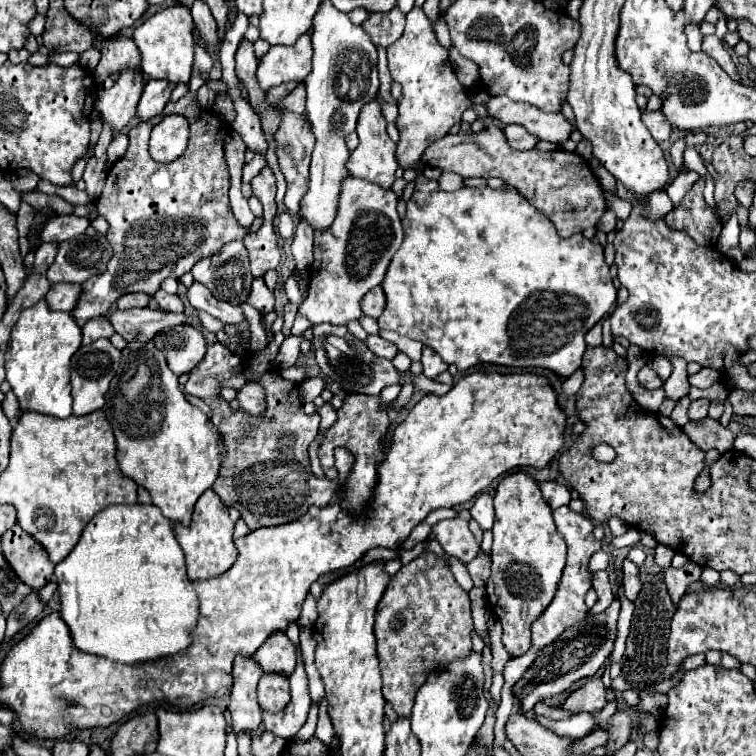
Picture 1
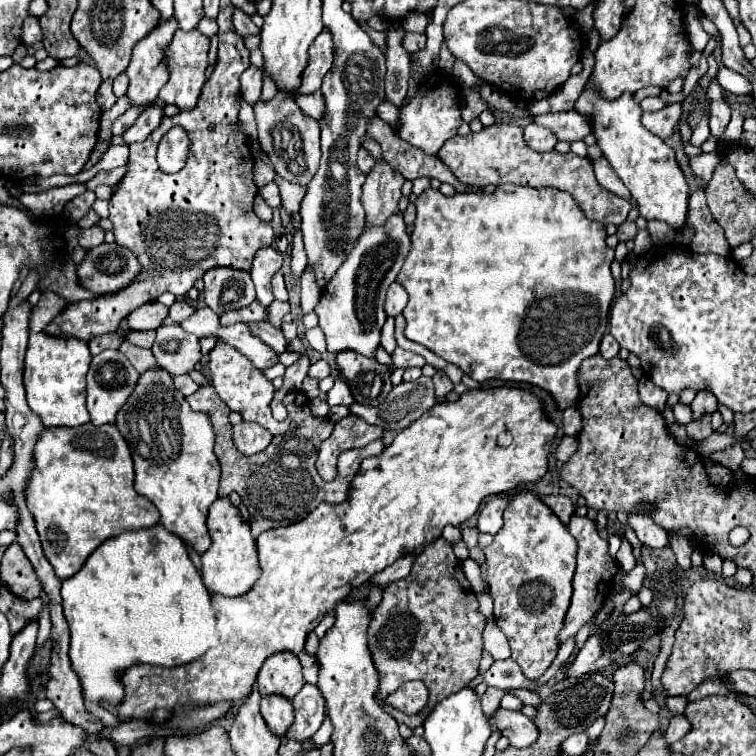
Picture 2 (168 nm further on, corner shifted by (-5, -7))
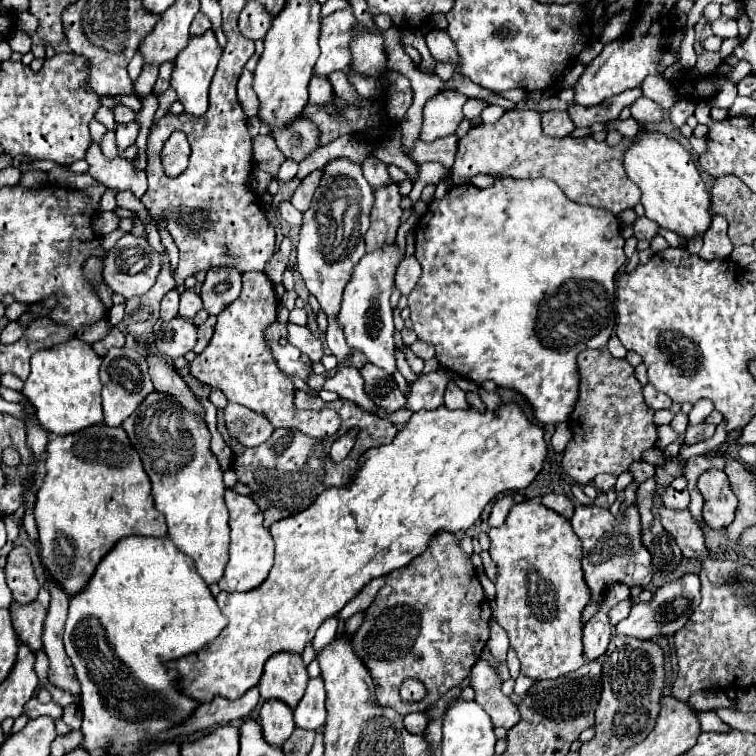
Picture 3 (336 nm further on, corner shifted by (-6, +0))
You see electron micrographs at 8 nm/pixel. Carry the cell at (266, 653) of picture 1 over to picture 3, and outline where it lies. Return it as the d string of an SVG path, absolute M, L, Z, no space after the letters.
M279 652L265 664L265 672L259 682L263 700L283 700L289 708L295 708L303 698L309 676L299 654Z

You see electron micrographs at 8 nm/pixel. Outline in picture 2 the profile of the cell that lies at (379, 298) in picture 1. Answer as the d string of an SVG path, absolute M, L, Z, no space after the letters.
M392 283L392 287L390 287L388 293L386 293L386 303L384 303L386 315L388 315L388 317L400 315L400 313L404 311L406 303L408 303L408 293L406 293L398 283Z

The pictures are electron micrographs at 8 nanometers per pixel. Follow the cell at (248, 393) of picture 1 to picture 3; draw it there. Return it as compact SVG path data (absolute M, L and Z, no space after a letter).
M243 272L243 290L239 298L229 304L219 316L215 324L215 332L207 348L195 356L189 366L189 374L199 382L219 388L229 402L241 404L261 416L265 416L275 428L291 428L299 430L311 438L329 438L339 426L339 414L335 410L297 410L295 408L295 384L275 366L275 358L271 356L271 348L267 348L267 340L263 336L263 328L277 320L279 300L273 288L273 282L265 272Z

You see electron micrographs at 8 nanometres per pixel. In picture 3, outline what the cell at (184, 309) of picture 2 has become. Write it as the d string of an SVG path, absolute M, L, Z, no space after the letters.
M185 290L181 294L181 304L179 304L179 316L183 318L193 318L199 310L203 308L203 302L199 298L199 294L195 294L193 290Z

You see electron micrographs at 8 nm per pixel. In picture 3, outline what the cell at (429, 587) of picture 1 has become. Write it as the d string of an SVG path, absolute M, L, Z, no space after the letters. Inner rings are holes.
M441 530L421 556L417 556L409 566L399 568L387 576L385 586L377 592L375 602L367 608L365 620L359 626L359 630L353 634L351 644L353 652L363 660L375 682L377 702L405 716L409 712L429 710L443 694L459 686L469 676L471 666L479 660L489 640L489 620L491 620L491 606L483 594L471 558L461 550L459 538L455 534ZM405 678L415 678L423 682L427 690L423 700L419 702L401 700L399 688Z

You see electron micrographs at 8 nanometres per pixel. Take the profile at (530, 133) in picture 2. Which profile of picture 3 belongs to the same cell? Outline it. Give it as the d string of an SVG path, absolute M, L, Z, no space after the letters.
M549 110L543 114L543 132L547 136L567 136L573 130L575 130L575 124L567 112Z

